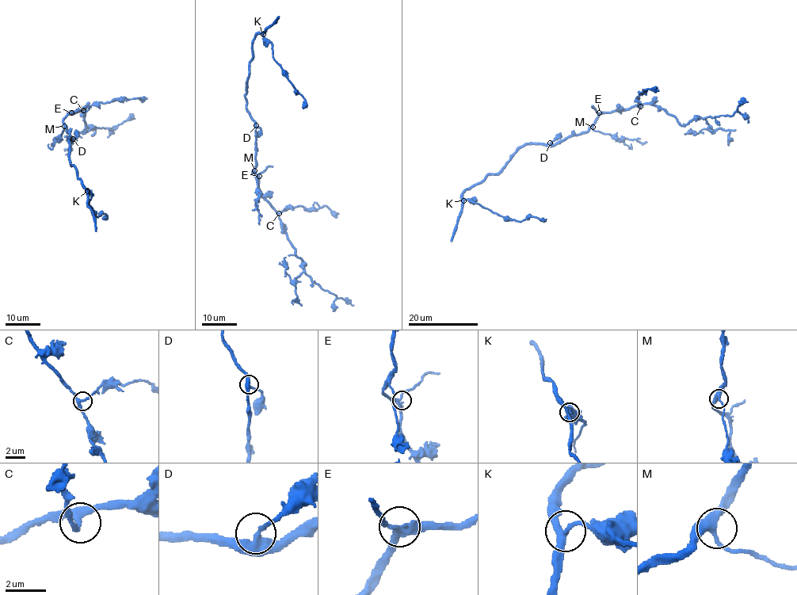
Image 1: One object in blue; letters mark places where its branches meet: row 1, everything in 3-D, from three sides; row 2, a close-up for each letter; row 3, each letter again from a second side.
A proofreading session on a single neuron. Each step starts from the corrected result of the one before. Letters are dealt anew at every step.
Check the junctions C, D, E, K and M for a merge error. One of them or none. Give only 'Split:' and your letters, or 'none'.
Split: none

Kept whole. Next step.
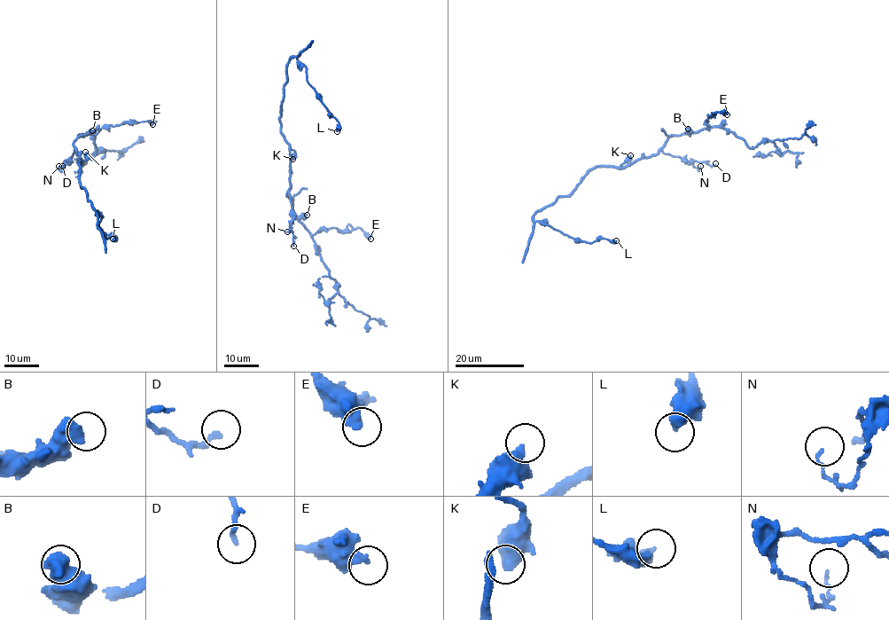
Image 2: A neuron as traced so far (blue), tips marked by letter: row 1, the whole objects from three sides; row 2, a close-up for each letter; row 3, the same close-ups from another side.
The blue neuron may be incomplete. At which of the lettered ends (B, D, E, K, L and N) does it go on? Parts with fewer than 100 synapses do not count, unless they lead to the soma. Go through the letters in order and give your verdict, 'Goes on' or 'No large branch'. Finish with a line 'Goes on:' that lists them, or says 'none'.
B: No large branch
D: No large branch
E: No large branch
K: No large branch
L: No large branch
N: No large branch
Goes on: none

